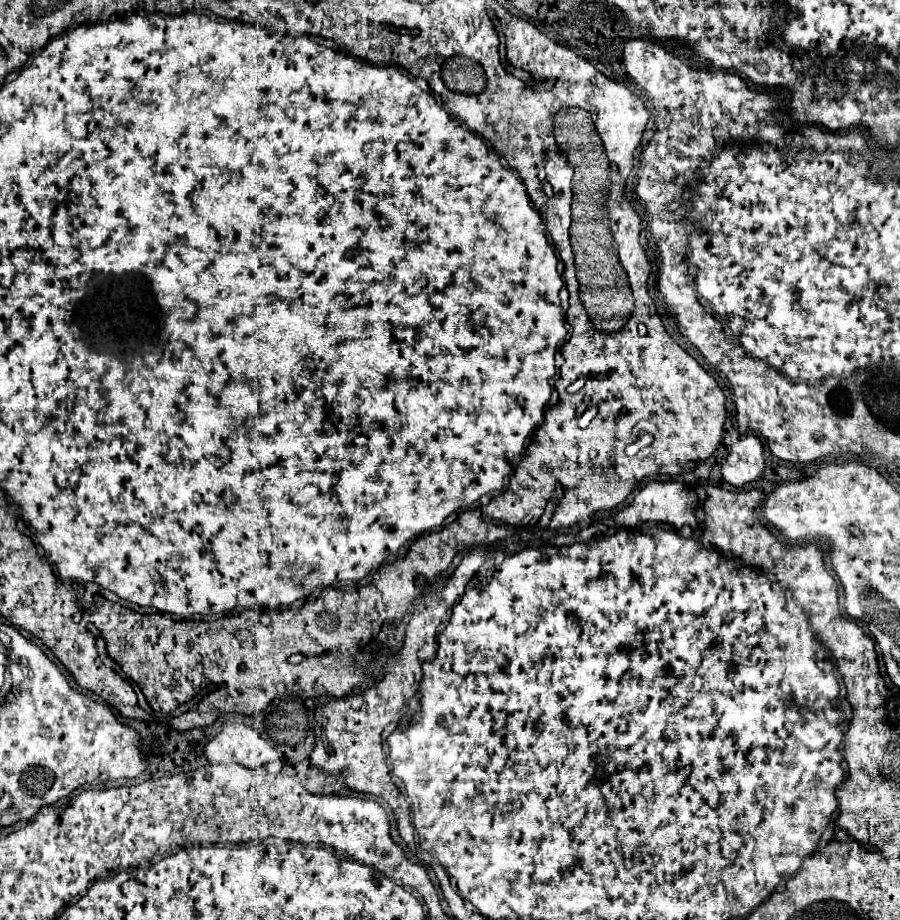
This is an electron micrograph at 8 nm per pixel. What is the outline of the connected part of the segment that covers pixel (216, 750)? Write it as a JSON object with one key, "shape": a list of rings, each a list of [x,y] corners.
{"shape":[[[224,723],[222,731],[204,745],[210,763],[238,763],[248,769],[264,769],[278,775],[282,759],[278,751],[248,725]]]}

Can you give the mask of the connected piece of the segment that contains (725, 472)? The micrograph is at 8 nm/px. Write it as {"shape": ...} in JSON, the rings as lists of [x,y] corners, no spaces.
{"shape":[[[756,435],[740,437],[730,451],[721,463],[722,479],[726,483],[742,487],[760,477],[764,469],[764,449]]]}

